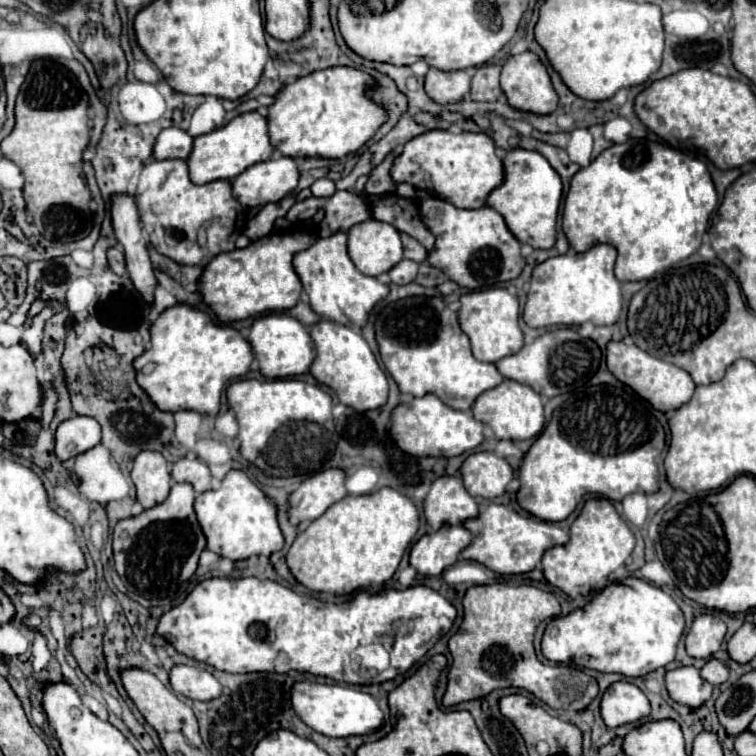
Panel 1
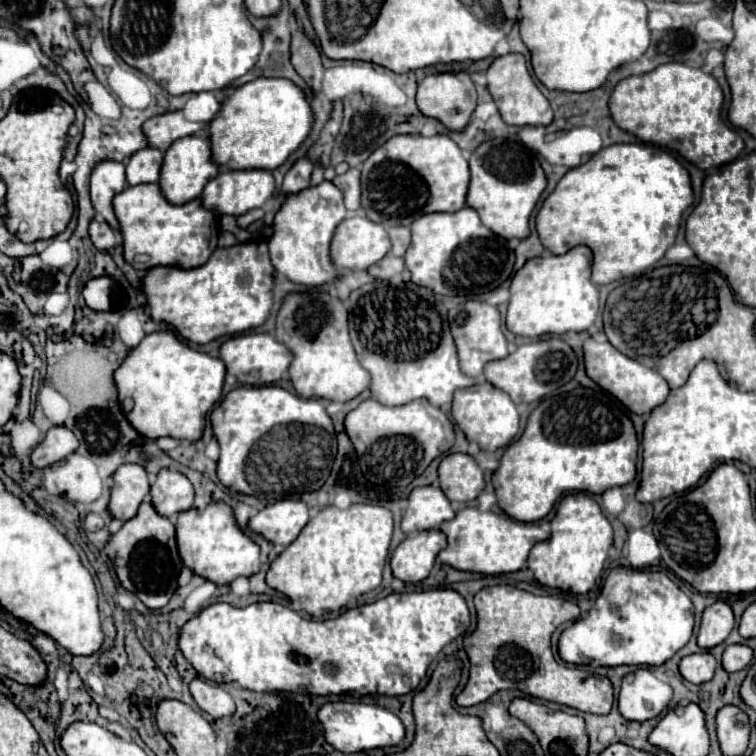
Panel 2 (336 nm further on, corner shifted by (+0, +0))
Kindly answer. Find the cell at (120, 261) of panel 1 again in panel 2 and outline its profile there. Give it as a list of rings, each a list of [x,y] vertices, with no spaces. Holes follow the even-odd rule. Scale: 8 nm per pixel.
[[[93,218],[89,224],[89,238],[101,252],[107,252],[117,242],[115,230],[105,220],[97,220],[97,218]]]

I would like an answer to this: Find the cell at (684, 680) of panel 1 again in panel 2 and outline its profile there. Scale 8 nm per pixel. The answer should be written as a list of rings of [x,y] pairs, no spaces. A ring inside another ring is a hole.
[[[697,652],[697,654],[689,654],[679,662],[679,672],[685,680],[693,682],[693,684],[703,684],[709,682],[715,674],[717,668],[717,660],[713,658],[713,654],[709,652]]]

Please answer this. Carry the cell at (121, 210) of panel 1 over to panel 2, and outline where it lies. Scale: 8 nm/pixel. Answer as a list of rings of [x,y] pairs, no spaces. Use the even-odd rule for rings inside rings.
[[[97,162],[93,166],[93,174],[89,178],[89,190],[91,190],[91,202],[95,212],[103,220],[109,222],[113,230],[119,230],[119,222],[113,212],[113,196],[125,190],[125,164],[123,162]]]

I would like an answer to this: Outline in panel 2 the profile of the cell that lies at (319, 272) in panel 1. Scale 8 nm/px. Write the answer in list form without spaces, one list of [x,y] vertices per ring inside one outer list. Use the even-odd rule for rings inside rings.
[[[329,180],[299,190],[297,194],[287,194],[273,220],[273,236],[269,236],[267,240],[273,268],[291,282],[305,286],[321,286],[325,282],[335,280],[339,274],[329,258],[329,242],[337,224],[343,218],[343,194]]]

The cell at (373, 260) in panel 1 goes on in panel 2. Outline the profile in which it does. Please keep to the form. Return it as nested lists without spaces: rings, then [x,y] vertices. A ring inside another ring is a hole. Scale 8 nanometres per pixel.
[[[353,216],[339,222],[333,242],[331,258],[337,268],[367,270],[377,264],[391,248],[387,230],[365,216]]]

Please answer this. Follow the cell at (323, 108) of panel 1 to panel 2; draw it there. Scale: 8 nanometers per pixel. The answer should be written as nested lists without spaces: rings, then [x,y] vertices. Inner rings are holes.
[[[257,78],[239,86],[221,104],[221,114],[207,124],[213,162],[221,170],[275,170],[311,132],[311,106],[291,80]]]

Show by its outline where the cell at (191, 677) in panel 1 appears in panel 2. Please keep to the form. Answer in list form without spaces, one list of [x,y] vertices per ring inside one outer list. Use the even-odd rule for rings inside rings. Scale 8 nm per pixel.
[[[195,678],[191,682],[191,696],[197,702],[197,706],[201,710],[205,710],[207,714],[211,714],[213,718],[225,718],[225,716],[233,716],[235,710],[235,702],[231,698],[229,692],[225,692],[223,688],[215,688],[205,684],[203,680]]]

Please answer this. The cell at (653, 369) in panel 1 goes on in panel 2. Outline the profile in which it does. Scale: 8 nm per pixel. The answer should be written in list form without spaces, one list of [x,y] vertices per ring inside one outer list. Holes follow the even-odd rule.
[[[587,338],[583,342],[583,358],[585,358],[587,376],[597,386],[601,386],[609,394],[613,394],[623,406],[627,406],[635,414],[647,416],[655,406],[663,404],[669,394],[669,386],[659,372],[639,364],[637,360],[627,358],[617,348],[613,348],[609,342],[595,342],[593,338]]]

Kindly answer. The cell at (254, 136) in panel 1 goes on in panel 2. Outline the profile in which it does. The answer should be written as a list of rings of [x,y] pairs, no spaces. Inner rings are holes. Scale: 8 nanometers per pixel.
[[[187,136],[173,142],[165,152],[165,162],[161,166],[161,190],[169,202],[189,202],[189,198],[199,198],[203,186],[217,176],[217,166],[211,162],[211,146],[207,136]]]

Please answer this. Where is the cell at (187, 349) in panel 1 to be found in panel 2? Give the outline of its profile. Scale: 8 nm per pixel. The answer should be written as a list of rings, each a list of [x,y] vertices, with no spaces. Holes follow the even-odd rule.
[[[153,332],[127,354],[113,378],[119,402],[125,398],[135,402],[127,418],[139,434],[145,434],[145,438],[171,436],[195,442],[203,434],[207,414],[221,398],[225,364],[219,358],[191,350],[173,332]]]

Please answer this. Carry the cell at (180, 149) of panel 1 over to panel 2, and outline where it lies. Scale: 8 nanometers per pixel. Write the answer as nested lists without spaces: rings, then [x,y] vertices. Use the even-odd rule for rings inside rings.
[[[143,148],[127,160],[127,184],[137,186],[137,182],[157,182],[163,164],[163,152],[157,148]]]

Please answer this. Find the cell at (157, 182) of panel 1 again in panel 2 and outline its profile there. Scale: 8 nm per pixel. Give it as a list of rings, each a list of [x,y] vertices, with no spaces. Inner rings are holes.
[[[157,184],[127,186],[113,198],[113,208],[123,238],[123,258],[135,270],[147,270],[153,266],[203,266],[217,248],[219,224],[217,216],[201,206],[199,200],[191,200],[183,206],[169,204]]]

